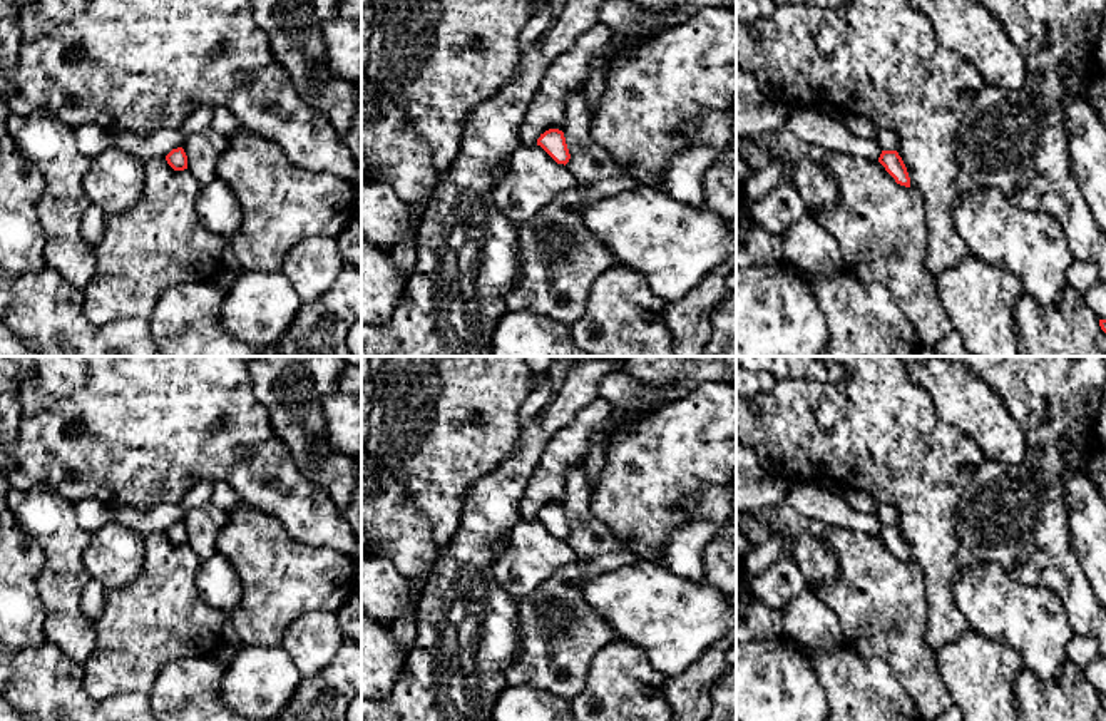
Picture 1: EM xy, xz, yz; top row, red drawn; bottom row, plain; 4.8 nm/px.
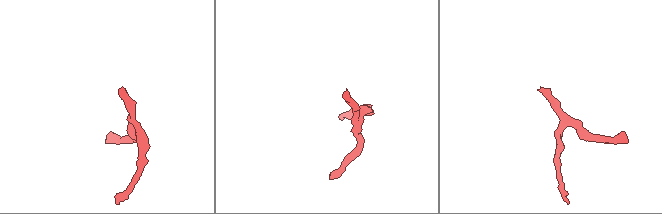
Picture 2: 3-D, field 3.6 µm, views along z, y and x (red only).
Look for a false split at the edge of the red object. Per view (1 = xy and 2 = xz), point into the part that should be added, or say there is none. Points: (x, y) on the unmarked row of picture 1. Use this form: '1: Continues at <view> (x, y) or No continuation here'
1: No continuation here
2: No continuation here

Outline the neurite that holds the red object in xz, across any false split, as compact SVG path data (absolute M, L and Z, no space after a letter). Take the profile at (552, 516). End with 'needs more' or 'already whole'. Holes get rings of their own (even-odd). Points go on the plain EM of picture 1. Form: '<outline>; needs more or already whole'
M549 504L537 514L540 520L557 539L567 539L571 534L564 507L559 504Z; already whole

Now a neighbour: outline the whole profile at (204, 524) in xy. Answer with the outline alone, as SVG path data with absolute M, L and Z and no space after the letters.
M206 502L191 509L184 515L184 527L187 530L187 544L202 560L216 552L216 540L228 522L228 512Z

